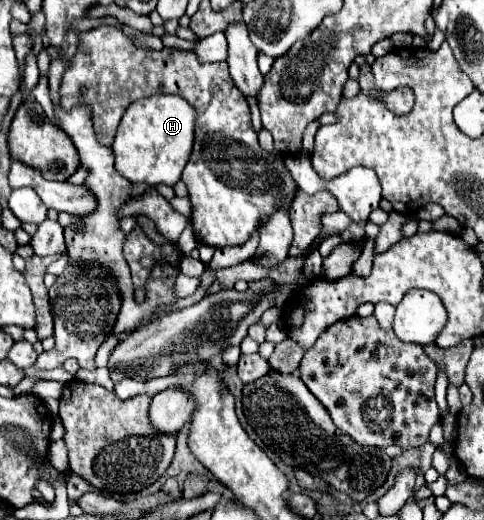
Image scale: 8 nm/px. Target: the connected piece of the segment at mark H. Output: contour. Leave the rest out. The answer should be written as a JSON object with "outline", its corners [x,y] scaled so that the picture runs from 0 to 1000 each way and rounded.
{"outline":[[[322,181],[273,196],[244,242],[231,288],[240,300],[240,327],[273,354],[360,358],[388,315],[401,273],[405,212],[372,185]]]}

